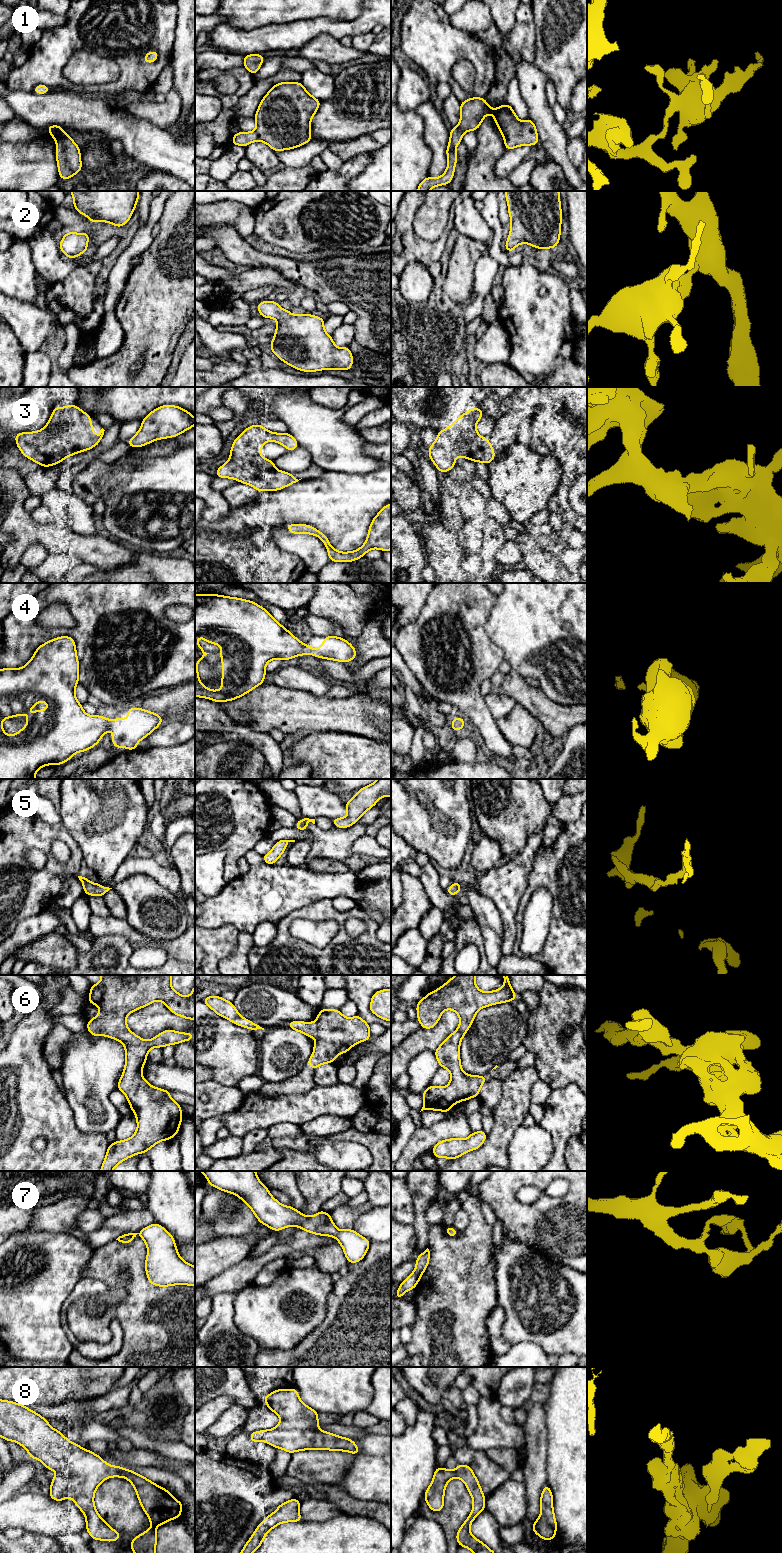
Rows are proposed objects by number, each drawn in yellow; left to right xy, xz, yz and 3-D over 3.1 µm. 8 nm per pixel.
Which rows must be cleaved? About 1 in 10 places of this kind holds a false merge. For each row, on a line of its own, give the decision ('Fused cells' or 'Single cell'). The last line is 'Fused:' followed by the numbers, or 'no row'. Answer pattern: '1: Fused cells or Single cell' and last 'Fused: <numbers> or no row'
1: Single cell
2: Single cell
3: Single cell
4: Single cell
5: Single cell
6: Single cell
7: Single cell
8: Single cell
Fused: no row

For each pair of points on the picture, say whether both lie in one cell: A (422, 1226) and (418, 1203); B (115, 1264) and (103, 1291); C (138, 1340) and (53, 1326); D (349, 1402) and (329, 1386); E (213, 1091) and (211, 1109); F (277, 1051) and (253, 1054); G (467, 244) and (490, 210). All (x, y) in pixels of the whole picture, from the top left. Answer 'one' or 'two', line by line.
A: one
B: two
C: two
D: one
E: one
F: two
G: two

